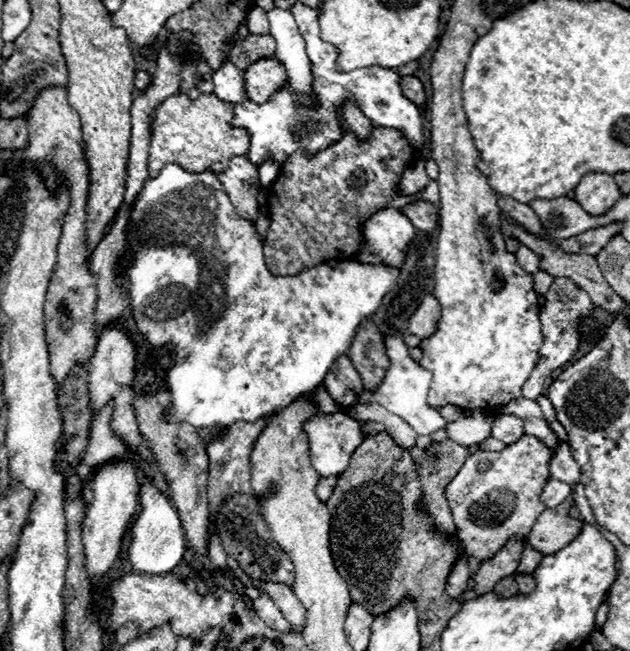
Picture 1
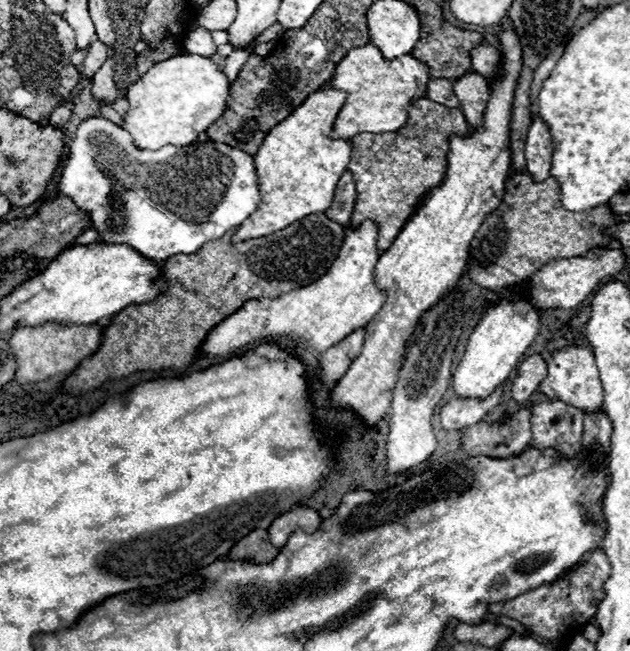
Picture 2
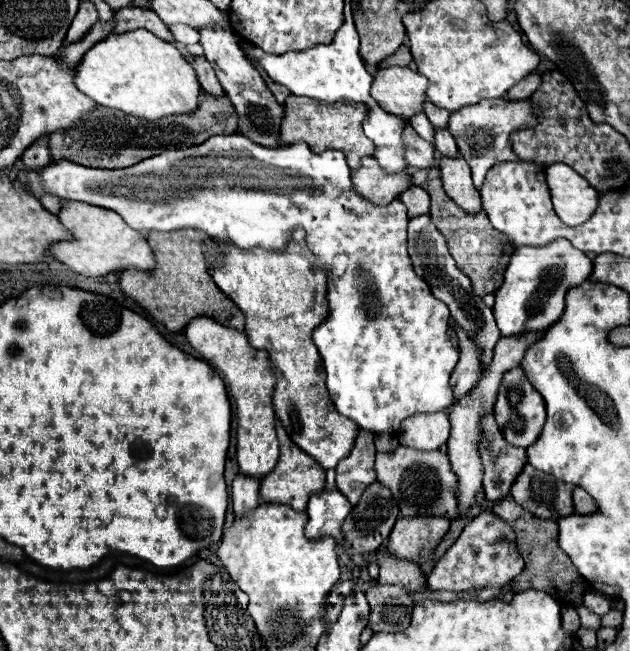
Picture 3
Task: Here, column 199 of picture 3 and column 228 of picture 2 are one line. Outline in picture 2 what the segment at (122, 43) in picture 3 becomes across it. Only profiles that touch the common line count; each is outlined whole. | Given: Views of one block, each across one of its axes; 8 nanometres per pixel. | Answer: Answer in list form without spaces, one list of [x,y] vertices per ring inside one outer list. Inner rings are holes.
[[[180,54],[172,56],[168,60],[156,62],[134,86],[130,86],[126,100],[130,104],[130,110],[126,112],[122,128],[128,130],[140,148],[158,150],[162,146],[186,146],[192,144],[202,132],[206,132],[226,110],[230,96],[230,82],[226,80],[226,74],[210,60],[198,54]]]

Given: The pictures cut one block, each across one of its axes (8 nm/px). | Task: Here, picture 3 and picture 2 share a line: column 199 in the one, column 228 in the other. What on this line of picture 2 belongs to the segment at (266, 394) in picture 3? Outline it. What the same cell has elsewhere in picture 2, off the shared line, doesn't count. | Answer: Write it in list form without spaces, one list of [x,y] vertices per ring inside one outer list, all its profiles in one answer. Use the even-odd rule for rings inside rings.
[[[364,220],[356,228],[344,228],[342,248],[326,274],[322,274],[316,282],[308,284],[306,288],[296,288],[284,296],[278,296],[272,300],[270,298],[248,300],[238,312],[230,314],[230,318],[220,322],[216,326],[216,330],[210,330],[204,344],[200,346],[200,354],[226,356],[242,346],[256,344],[256,342],[262,342],[268,338],[290,338],[290,340],[296,340],[298,346],[306,344],[318,352],[326,352],[330,346],[338,344],[344,336],[348,336],[354,328],[366,326],[376,316],[376,312],[382,308],[382,304],[386,300],[386,292],[380,290],[374,282],[374,268],[376,268],[378,258],[380,258],[380,250],[378,250],[376,240],[378,240],[378,226],[372,220]]]

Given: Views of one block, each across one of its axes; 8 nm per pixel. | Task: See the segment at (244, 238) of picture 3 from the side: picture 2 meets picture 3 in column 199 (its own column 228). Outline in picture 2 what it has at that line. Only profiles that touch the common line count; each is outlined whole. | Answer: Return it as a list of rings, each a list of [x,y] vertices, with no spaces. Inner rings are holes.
[[[86,118],[76,130],[74,140],[68,146],[68,156],[62,164],[62,176],[58,182],[60,194],[66,194],[74,204],[92,216],[92,226],[80,234],[74,246],[92,244],[98,240],[114,244],[130,244],[142,256],[152,260],[166,260],[174,254],[192,254],[210,240],[218,240],[226,230],[240,226],[260,204],[260,184],[254,160],[242,150],[234,150],[226,144],[192,142],[190,146],[174,148],[166,146],[162,150],[140,150],[134,146],[132,136],[120,126],[108,122],[106,118]]]

